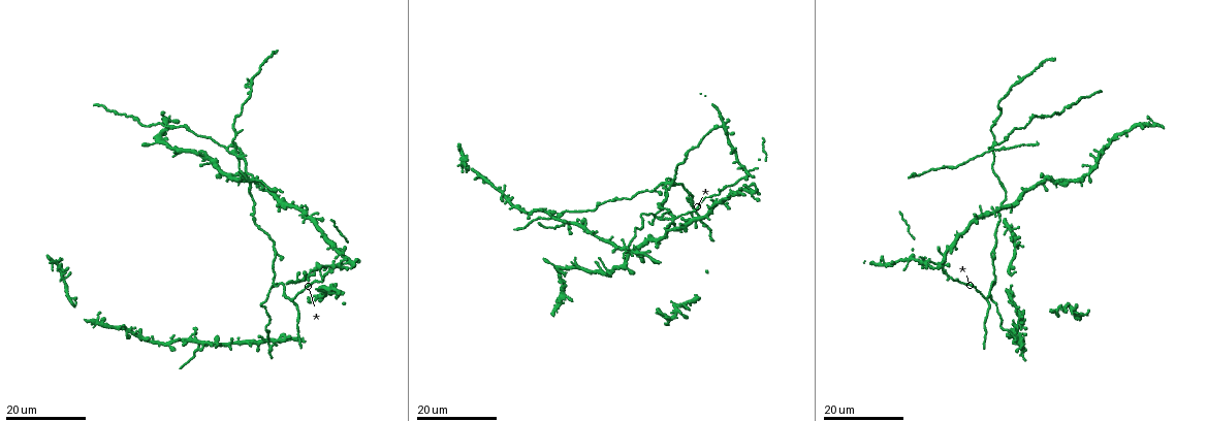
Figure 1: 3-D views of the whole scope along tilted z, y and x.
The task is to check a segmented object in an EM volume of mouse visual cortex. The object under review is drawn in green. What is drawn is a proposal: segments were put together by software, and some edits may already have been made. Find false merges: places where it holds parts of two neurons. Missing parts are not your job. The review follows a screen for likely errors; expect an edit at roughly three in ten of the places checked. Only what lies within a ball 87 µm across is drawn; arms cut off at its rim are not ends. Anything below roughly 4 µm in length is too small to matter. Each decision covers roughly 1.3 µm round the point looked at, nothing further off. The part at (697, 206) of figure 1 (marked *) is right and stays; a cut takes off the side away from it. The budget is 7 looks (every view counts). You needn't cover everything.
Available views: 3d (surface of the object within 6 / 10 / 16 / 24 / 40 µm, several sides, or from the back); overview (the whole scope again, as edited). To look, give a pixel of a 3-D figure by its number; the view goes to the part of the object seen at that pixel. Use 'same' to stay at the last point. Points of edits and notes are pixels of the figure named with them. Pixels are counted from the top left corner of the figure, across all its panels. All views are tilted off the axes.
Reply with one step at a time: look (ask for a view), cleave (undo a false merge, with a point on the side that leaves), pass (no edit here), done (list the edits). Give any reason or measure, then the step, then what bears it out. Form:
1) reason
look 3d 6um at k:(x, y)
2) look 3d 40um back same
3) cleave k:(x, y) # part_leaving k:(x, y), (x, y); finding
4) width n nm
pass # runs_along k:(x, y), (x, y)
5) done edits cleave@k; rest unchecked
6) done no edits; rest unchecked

sudden change in width
look 3d 24um at 1:(665, 198)

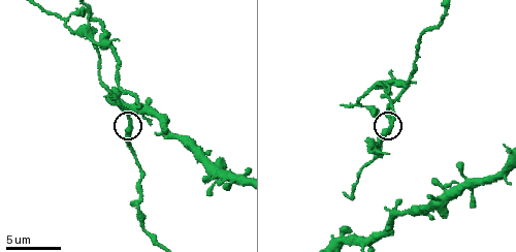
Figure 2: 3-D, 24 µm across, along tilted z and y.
look 3d 6um at 2:(388, 131)

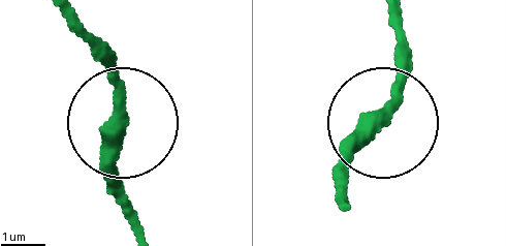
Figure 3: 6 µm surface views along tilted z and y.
pass # runs_along 3:(144, 236), (125, 193), (101, 51); all the same neuron

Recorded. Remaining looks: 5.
looks like a crossing
look 3d 16um at 1:(660, 218)

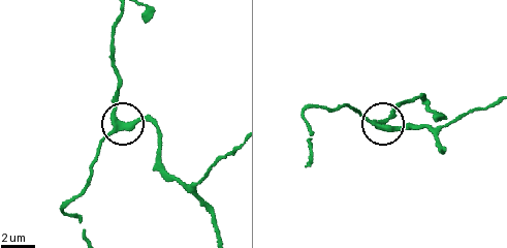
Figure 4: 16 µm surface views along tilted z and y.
look 3d 10um at 4:(373, 122)

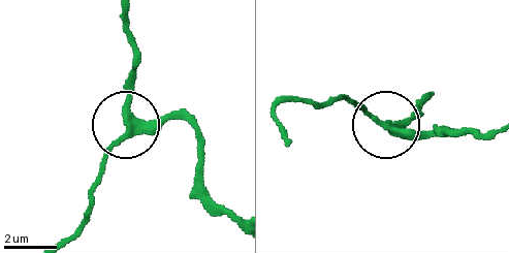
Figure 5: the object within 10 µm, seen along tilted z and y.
pass # runs_along 5:(234, 219), (207, 186), (188, 124), (122, 116), (137, 38); all the same neuron

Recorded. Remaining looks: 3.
three arms meet
look 3d 16um at 1:(290, 301)

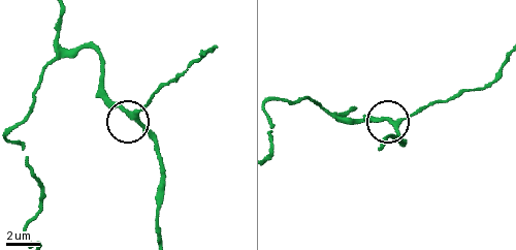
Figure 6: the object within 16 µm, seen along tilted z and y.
zoom in
look 3d 10um at 6:(396, 123)

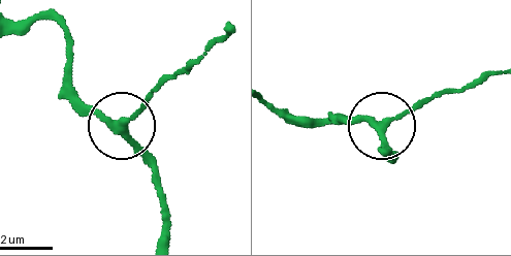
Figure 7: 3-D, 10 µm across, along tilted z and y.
side_arm 14 um
pass # all the same neuron

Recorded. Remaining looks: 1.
done no edits; rest unchecked

